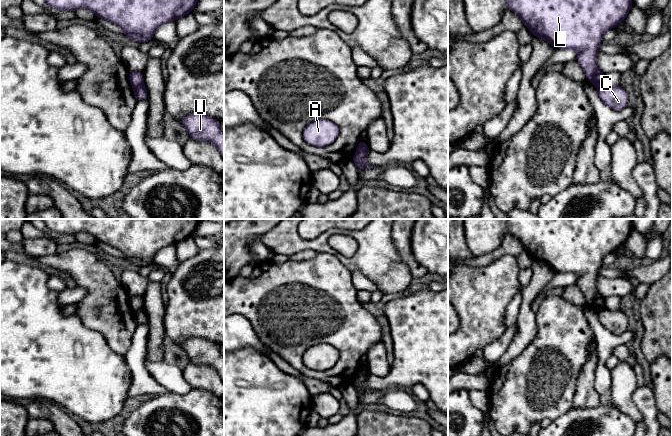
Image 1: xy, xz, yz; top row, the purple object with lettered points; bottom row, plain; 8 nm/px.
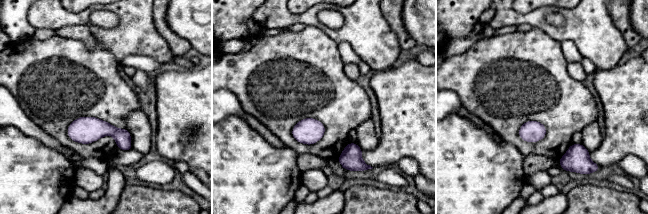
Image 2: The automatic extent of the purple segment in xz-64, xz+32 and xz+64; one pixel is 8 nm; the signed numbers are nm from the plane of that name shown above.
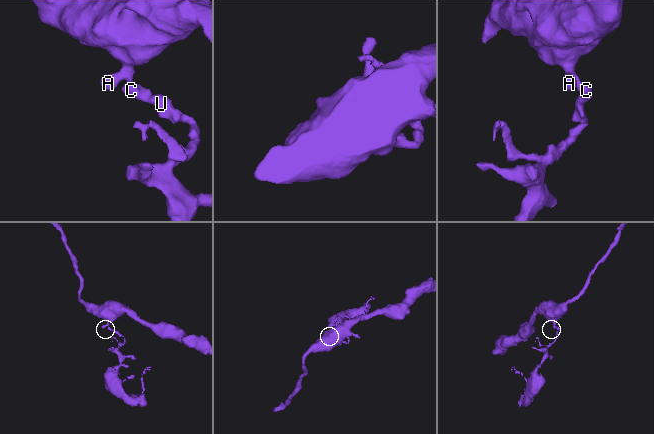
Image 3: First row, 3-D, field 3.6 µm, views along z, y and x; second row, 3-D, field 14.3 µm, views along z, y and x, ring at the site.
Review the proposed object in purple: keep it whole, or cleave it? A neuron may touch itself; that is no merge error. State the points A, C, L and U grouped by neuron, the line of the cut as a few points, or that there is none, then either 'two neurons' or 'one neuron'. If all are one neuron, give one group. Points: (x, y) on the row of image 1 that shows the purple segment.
A L / C U | xz (366, 145), (357, 151) | two neurons

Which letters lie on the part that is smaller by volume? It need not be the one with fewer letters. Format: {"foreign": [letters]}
{"foreign": ["C", "U"]}

